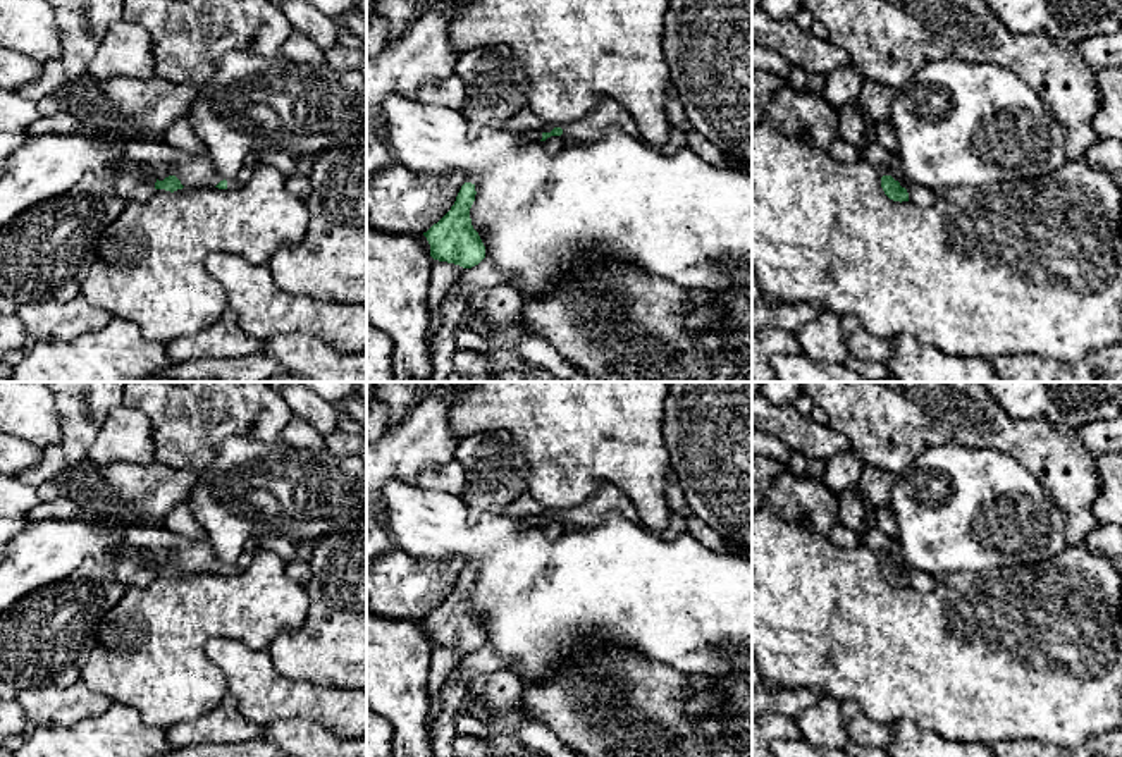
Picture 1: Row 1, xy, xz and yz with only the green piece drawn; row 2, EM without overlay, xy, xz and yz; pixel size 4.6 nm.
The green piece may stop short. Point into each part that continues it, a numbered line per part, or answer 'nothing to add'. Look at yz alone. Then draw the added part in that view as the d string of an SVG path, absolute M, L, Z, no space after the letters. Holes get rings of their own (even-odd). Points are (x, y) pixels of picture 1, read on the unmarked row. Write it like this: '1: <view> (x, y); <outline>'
1: yz (880, 544); M871 525L860 535L860 545L866 545L876 556L879 564L883 561L891 561L895 564L895 559L893 559L893 554L891 554L891 547L895 545L895 537L883 533L874 525Z

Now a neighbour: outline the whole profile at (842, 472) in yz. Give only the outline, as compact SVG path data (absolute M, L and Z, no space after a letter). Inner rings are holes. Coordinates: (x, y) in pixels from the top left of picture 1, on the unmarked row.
M850 449L842 451L824 463L821 475L826 487L836 495L859 485L866 463Z

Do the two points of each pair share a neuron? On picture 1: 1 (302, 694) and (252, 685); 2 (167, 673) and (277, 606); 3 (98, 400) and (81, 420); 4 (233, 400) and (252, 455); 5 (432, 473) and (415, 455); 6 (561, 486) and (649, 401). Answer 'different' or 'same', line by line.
1: same
2: same
3: same
4: different
5: different
6: same

